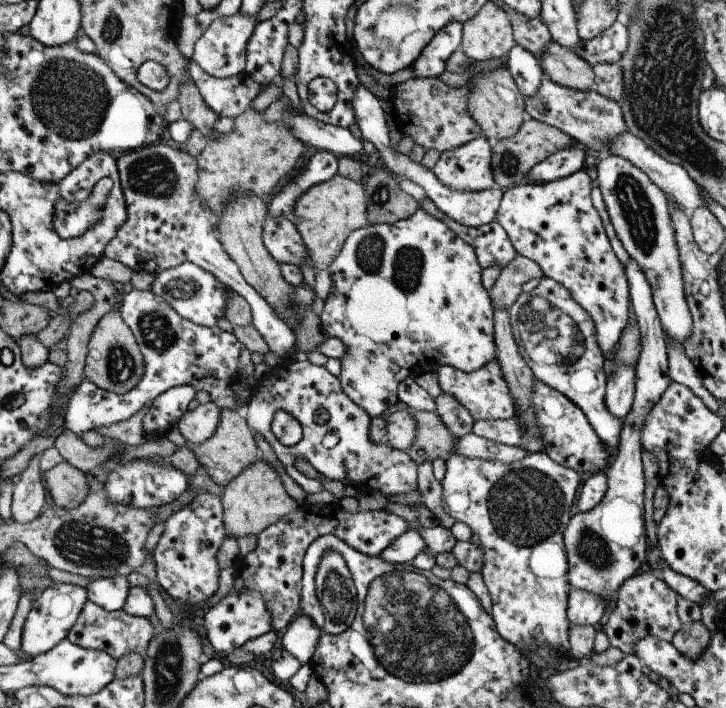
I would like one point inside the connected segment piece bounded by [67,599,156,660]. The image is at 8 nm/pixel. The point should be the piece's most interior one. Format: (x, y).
(118, 633)

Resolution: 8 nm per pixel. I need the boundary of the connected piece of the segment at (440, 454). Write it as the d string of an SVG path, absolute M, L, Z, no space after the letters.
M408 407L406 409L416 421L417 433L415 442L405 453L418 465L443 458L452 454L455 436L449 433L440 417L434 412L422 412Z

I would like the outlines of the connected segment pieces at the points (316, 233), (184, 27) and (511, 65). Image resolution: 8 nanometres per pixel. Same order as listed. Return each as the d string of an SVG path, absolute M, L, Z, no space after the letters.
M337 174L326 182L309 188L297 200L292 220L304 239L308 257L314 266L320 271L327 271L350 234L369 224L367 198L362 183Z
M202 11L196 16L183 15L180 25L177 47L180 53L190 60L194 54L196 41L206 32L206 29L217 19L213 11Z
M515 44L509 50L506 66L513 74L518 90L524 98L536 94L545 75L539 60L533 54Z

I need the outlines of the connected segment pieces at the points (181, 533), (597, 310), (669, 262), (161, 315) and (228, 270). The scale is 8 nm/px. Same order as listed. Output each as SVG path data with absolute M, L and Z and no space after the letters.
M199 494L190 504L167 518L166 529L154 551L157 579L170 596L182 604L200 609L218 590L221 568L217 554L227 536L221 499Z
M583 168L579 171L576 171L574 174L571 174L570 176L555 181L550 181L547 183L526 182L522 185L516 185L503 191L500 208L498 209L495 220L506 229L508 238L513 242L517 254L537 262L538 266L540 266L542 269L543 276L548 277L549 279L554 279L562 284L562 286L565 286L570 291L570 294L574 297L574 300L576 300L576 302L578 302L578 304L580 304L580 306L582 306L582 308L588 312L591 319L594 319L597 341L604 353L607 350L610 350L614 344L619 341L619 338L621 337L621 334L627 325L628 318L630 318L630 316L628 316L628 314L630 314L630 291L625 273L625 266L620 262L620 260L618 260L618 257L612 248L610 239L606 234L604 225L602 224L602 219L598 214L598 210L594 208L591 197L592 189L592 180L590 177L588 177L588 174Z
M618 155L603 156L596 174L616 236L646 275L663 331L671 341L684 344L690 336L693 320L685 297L679 246L669 209L670 197L645 172Z
M132 289L117 305L124 322L132 330L145 360L145 373L140 382L128 392L119 395L83 380L74 390L65 408L64 428L82 435L88 430L110 426L128 420L138 410L152 403L163 392L175 386L188 385L209 392L210 398L222 409L238 410L239 397L233 386L240 377L238 358L241 344L236 335L216 327L203 327L182 318L163 298L152 291Z
M168 140L118 154L116 158L127 217L114 238L104 247L103 256L121 262L133 272L149 272L154 276L186 261L198 265L246 300L251 308L252 325L265 338L270 351L282 358L286 354L296 353L291 328L246 282L238 265L219 241L216 218L206 199L201 198L195 189L199 179L197 158Z

